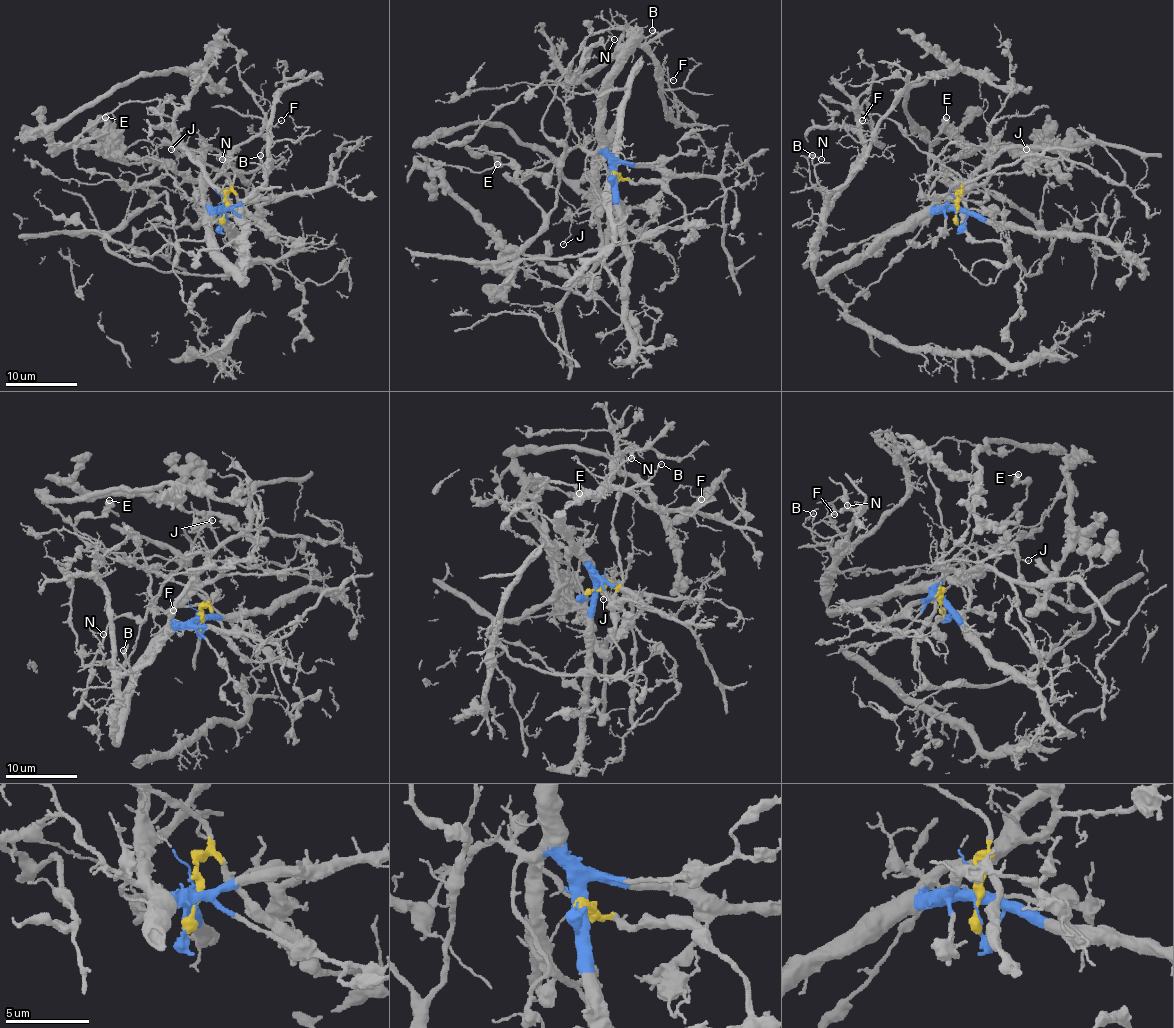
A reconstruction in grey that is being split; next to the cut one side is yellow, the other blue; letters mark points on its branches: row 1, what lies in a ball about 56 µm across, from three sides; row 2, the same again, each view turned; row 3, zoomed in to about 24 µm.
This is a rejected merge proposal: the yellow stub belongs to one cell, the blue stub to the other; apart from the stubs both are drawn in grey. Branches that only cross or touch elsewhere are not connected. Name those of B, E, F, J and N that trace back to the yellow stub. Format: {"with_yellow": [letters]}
{"with_yellow": ["E"]}

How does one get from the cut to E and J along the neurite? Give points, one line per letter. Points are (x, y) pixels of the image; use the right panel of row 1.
E: (957, 213), (960, 191), (964, 229), (1039, 272), (1052, 247), (1041, 229), (928, 166), (946, 116)
J: (957, 213), (937, 209), (937, 204), (944, 196), (953, 196), (1000, 143), (1027, 148)

